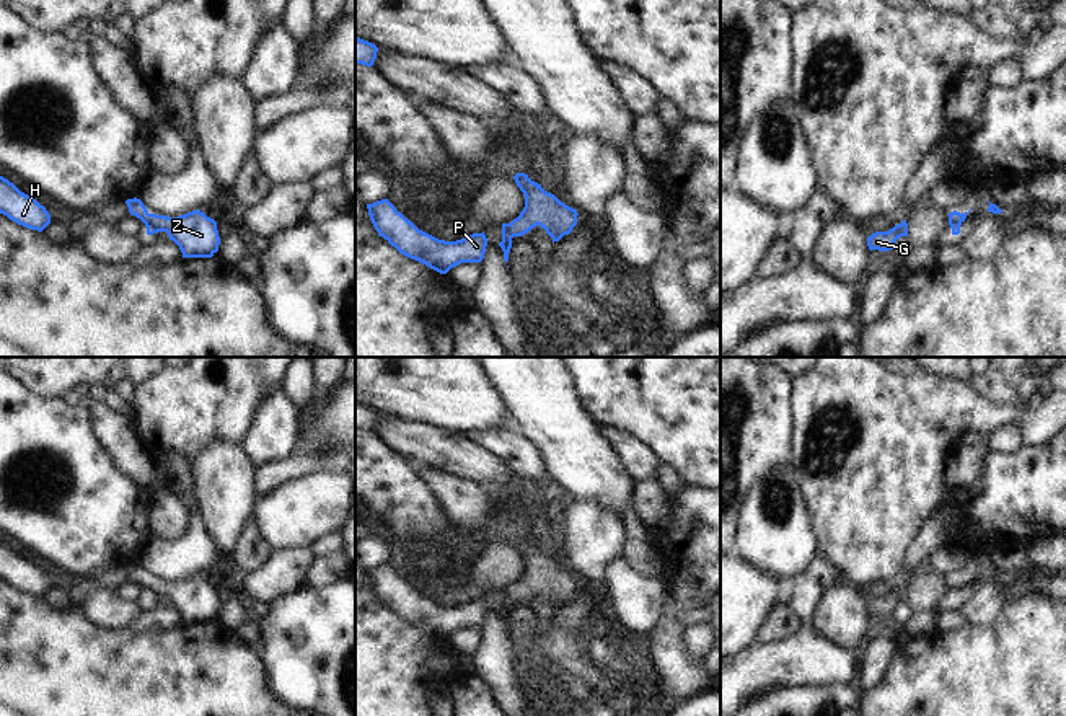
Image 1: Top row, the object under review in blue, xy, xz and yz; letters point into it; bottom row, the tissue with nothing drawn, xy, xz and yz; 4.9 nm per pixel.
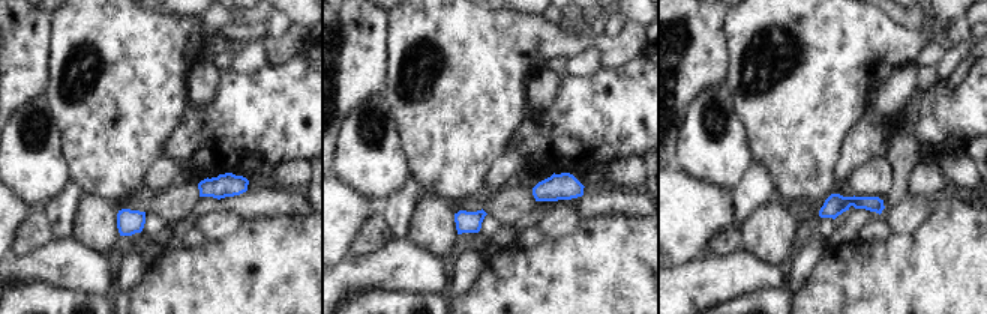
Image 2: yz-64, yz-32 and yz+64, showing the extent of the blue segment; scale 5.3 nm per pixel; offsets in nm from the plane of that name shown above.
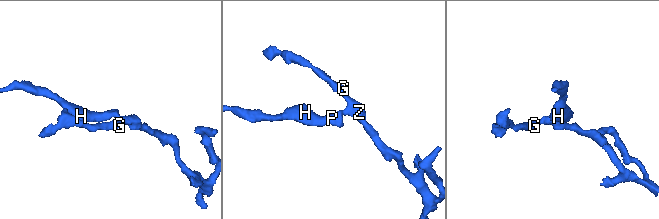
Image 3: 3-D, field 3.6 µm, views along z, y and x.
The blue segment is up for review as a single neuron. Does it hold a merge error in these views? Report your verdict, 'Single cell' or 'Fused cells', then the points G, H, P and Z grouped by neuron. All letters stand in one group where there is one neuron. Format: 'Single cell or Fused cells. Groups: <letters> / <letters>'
Single cell. Groups: G H P Z

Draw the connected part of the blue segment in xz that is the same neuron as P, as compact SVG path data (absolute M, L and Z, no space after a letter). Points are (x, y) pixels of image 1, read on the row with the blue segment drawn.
M388 199L367 204L367 209L380 236L401 254L440 274L447 274L461 263L481 263L484 258L487 246L484 232L468 235L456 241L445 241L419 230Z

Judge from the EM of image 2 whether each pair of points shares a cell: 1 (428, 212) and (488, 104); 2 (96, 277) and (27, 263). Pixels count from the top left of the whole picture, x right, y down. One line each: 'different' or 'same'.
1: different
2: same

